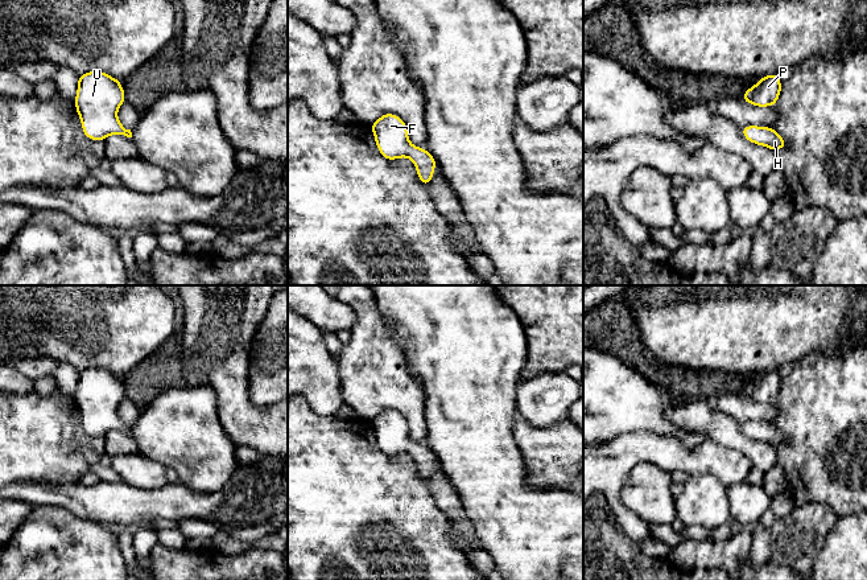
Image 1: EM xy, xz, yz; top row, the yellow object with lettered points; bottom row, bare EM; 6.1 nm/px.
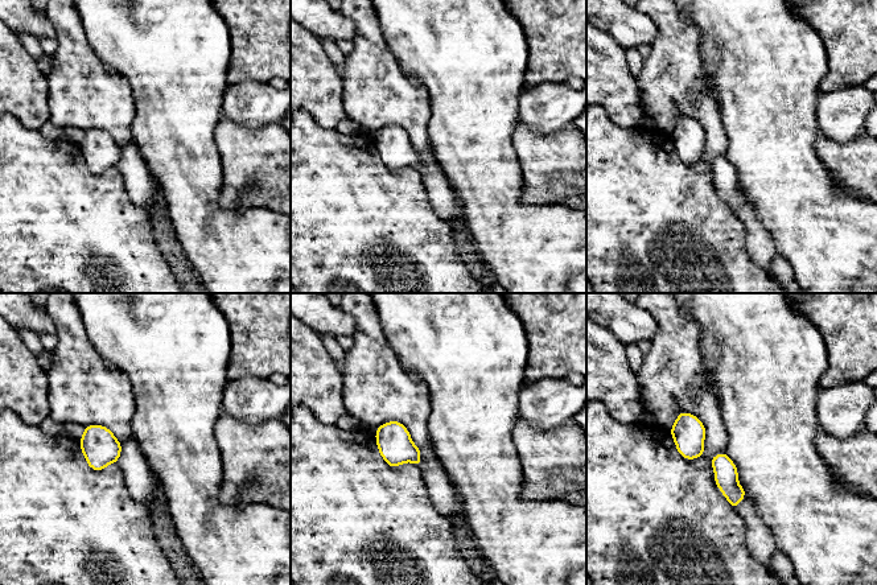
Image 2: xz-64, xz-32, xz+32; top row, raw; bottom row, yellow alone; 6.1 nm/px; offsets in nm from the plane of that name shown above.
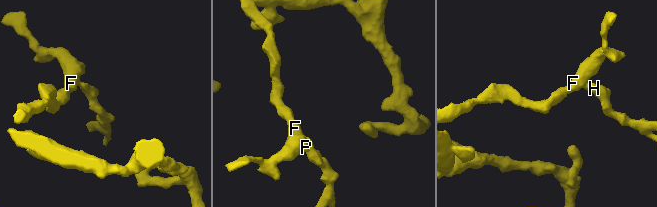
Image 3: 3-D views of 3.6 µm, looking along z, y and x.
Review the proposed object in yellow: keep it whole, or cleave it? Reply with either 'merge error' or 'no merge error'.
no merge error

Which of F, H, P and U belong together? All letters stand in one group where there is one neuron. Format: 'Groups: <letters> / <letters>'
Groups: F H P U

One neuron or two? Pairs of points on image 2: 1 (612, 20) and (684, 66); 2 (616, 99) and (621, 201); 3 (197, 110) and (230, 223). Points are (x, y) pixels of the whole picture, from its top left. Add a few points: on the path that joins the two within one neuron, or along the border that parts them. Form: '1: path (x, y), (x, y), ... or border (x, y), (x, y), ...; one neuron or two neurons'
1: border (643, 13), (658, 29), (658, 37), (651, 44); two neurons
2: border (600, 104), (606, 115), (618, 126), (635, 127); two neurons
3: path (197, 139), (197, 193), (201, 197); one neuron

